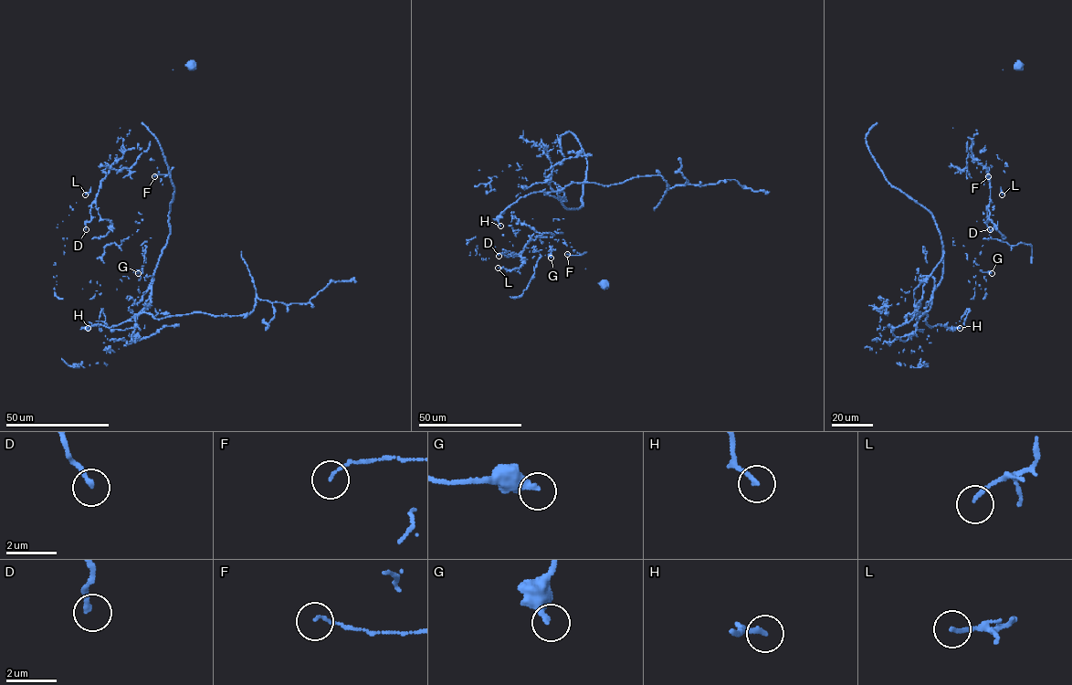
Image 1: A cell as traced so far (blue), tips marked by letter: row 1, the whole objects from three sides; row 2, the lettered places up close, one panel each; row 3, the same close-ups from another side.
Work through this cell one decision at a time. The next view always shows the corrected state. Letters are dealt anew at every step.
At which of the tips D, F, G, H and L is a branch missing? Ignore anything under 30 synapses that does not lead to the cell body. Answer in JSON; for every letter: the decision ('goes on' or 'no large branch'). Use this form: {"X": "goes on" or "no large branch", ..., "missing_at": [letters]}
{"D": "no large branch", "F": "no large branch", "G": "no large branch", "H": "no large branch", "L": "no large branch", "missing_at": []}

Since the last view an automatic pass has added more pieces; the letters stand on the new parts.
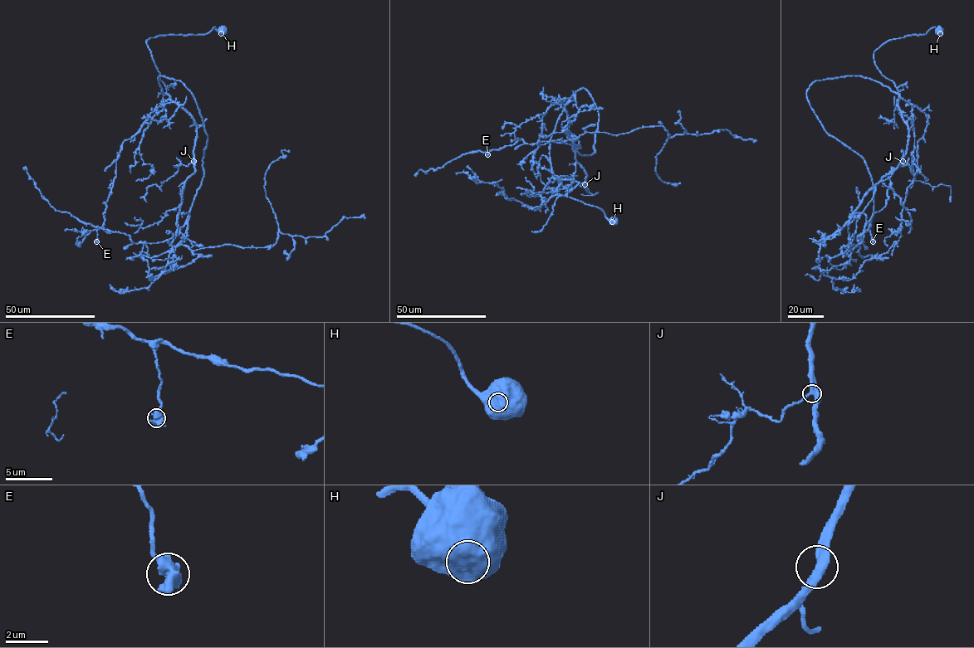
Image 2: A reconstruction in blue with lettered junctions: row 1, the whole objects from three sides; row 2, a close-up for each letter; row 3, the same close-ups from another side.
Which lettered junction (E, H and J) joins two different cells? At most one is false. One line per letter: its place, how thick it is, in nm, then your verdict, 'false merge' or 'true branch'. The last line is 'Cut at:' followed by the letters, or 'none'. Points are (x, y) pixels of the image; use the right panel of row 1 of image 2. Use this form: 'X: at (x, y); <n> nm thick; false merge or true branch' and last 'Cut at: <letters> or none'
E: at (873, 241); 950 nm thick; true branch
H: at (940, 33); 1250 nm thick; true branch
J: at (903, 161); 400 nm thick; true branch
Cut at: none

